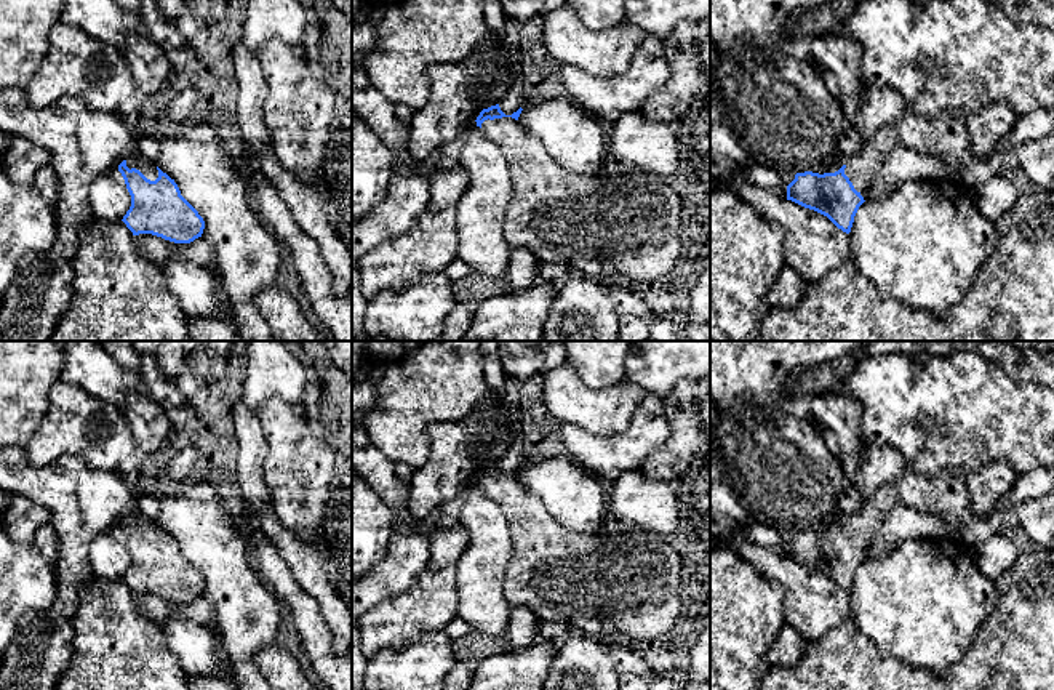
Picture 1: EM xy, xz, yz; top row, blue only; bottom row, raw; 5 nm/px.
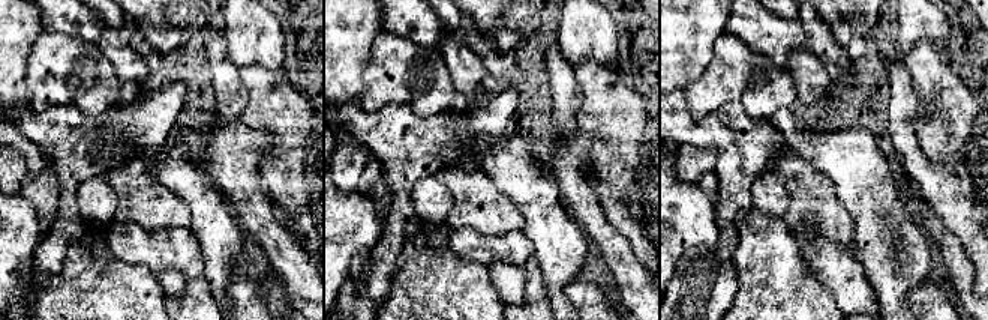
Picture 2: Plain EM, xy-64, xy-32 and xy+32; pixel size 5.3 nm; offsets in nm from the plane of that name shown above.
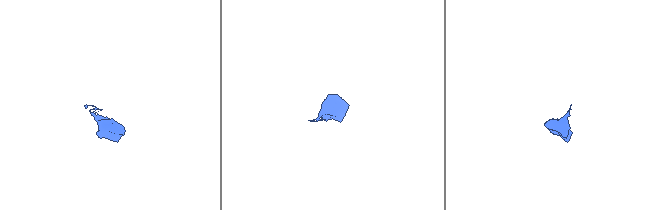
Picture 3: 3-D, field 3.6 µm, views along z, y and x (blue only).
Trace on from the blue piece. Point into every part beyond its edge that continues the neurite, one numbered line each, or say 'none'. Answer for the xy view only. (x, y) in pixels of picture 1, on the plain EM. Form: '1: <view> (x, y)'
1: xy (147, 527)

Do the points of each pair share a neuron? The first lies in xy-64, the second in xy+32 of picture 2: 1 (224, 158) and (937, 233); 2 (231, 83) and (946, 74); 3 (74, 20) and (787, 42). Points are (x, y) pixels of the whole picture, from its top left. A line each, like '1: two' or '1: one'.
1: one
2: two
3: one

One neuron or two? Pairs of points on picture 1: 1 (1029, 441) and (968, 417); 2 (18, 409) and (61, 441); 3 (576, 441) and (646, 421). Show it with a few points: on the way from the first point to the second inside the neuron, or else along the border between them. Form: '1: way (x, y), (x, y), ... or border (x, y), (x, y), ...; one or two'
1: way (1014, 426), (1003, 418), (982, 417); one
2: border (51, 388), (47, 397), (47, 412), (23, 447); two
3: way (594, 445), (622, 445), (629, 439); one

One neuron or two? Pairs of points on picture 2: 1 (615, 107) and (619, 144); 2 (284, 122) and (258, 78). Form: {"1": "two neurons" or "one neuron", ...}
{"1": "one neuron", "2": "one neuron"}

